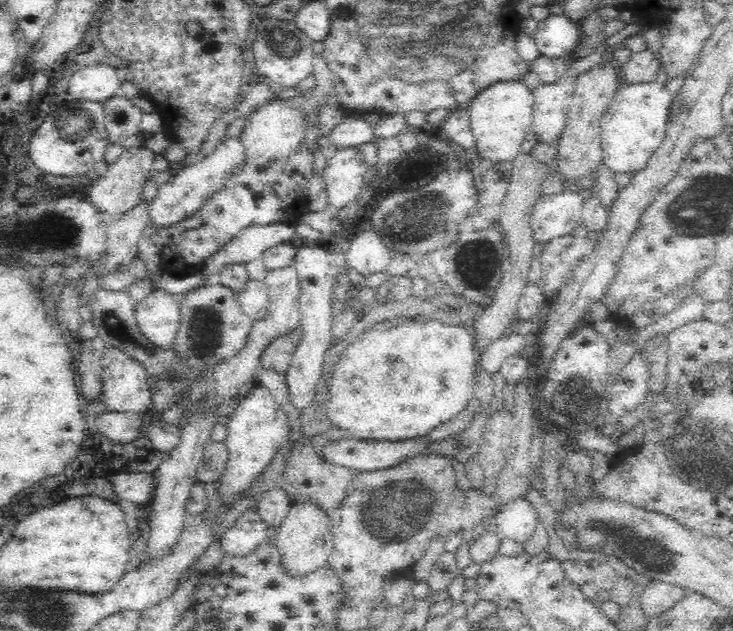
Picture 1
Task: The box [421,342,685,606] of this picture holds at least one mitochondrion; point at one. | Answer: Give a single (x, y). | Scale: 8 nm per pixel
(648, 547)

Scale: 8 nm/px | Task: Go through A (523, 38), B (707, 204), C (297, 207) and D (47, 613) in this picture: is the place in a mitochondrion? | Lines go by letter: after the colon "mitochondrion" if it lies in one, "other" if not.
A: other
B: mitochondrion
C: other
D: mitochondrion

